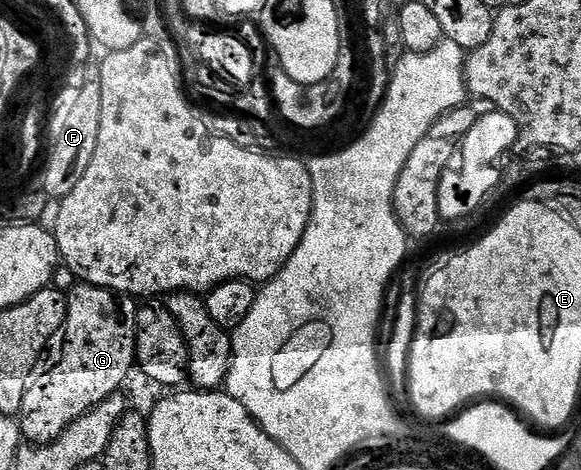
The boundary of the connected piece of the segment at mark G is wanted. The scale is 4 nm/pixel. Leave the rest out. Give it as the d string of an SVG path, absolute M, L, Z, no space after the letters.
M79 282L74 286L78 287L72 288L66 295L66 322L60 332L62 352L59 353L51 371L46 371L43 375L35 374L27 382L26 392L22 398L22 438L34 445L51 443L72 421L103 403L109 395L119 392L125 378L136 367L134 332L138 322L139 304L133 298L91 283Z

